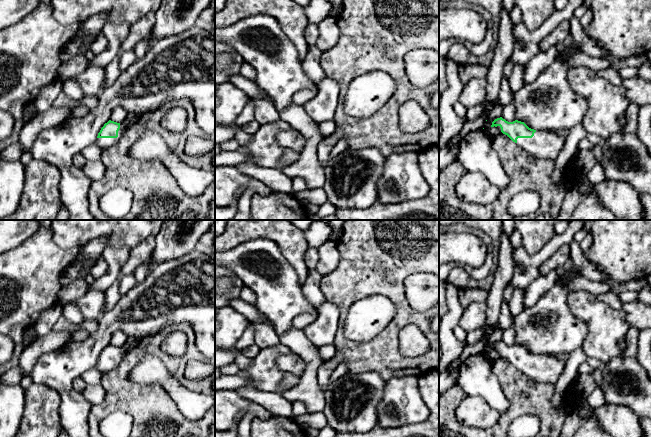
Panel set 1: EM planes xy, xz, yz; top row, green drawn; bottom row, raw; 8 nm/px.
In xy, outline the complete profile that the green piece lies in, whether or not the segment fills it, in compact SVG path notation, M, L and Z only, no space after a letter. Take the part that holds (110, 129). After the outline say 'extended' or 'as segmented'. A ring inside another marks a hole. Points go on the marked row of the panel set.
M109 120L101 128L95 143L101 150L109 148L120 140L125 130L126 127L123 123Z; extended

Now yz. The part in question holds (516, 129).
M500 117L492 122L491 127L494 126L499 126L503 134L537 158L556 160L565 143L553 131L536 131L518 120L508 122Z; extended

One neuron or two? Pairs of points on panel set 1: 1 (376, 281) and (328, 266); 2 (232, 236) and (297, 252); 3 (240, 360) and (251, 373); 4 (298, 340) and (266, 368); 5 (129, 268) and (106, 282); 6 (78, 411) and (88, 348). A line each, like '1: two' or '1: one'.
1: two
2: one
3: two
4: two
5: two
6: one

